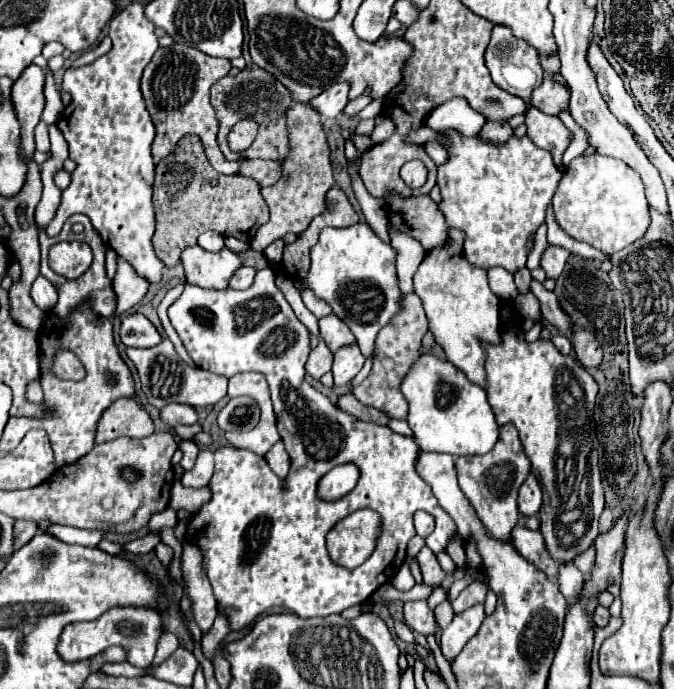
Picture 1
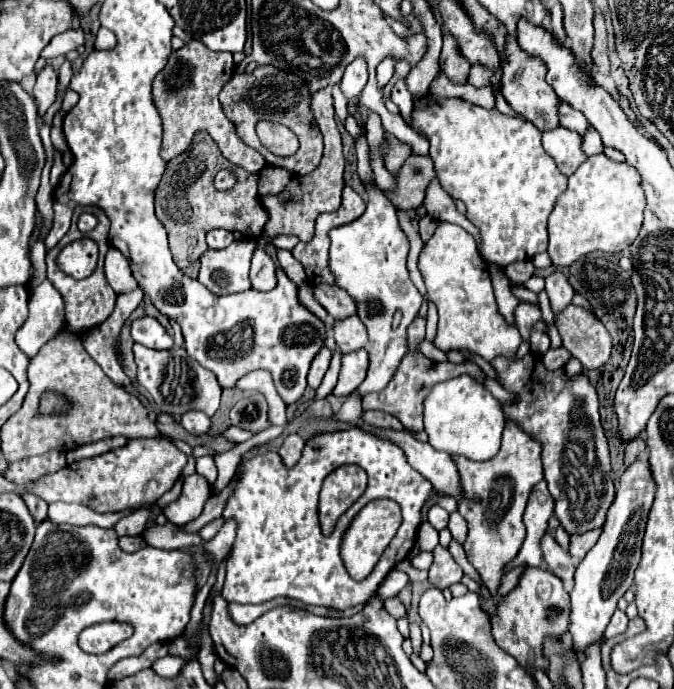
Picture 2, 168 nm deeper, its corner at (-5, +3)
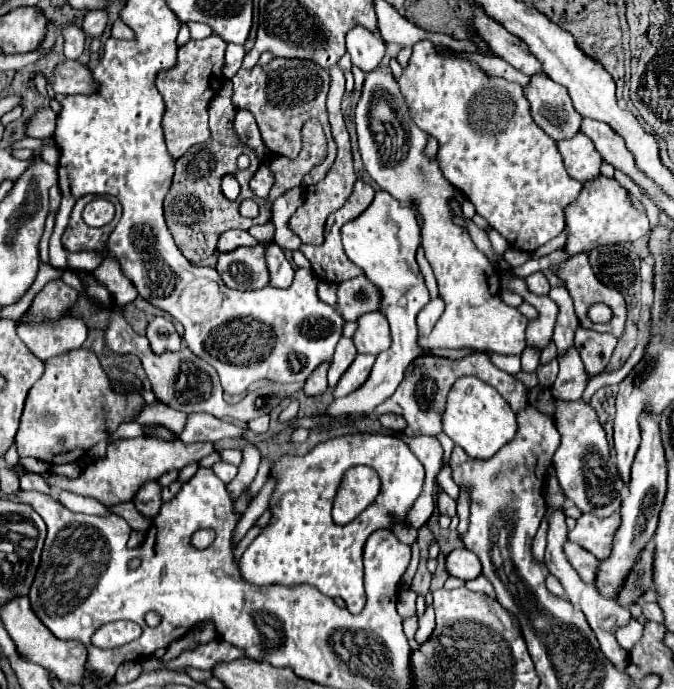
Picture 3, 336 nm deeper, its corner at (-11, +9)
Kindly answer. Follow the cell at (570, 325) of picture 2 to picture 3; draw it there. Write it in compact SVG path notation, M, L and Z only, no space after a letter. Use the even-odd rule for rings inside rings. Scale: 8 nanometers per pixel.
M579 327L575 333L575 347L579 349L581 361L585 365L585 373L589 377L595 377L605 371L615 345L617 345L617 339L611 337L609 333L601 335L583 327Z

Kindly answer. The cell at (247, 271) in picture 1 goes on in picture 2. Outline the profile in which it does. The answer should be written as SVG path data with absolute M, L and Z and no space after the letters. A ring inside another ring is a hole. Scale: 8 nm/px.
M257 249L257 253L253 255L251 261L251 287L257 291L269 291L275 287L277 277L275 277L275 263L271 261L271 257L265 253L265 249Z

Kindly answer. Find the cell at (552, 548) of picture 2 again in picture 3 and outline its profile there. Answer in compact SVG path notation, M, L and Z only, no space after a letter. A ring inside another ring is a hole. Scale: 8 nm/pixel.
M567 543L565 553L567 553L567 559L571 561L571 565L575 567L575 571L579 573L579 577L585 583L595 583L601 561L593 553L587 553L583 547L579 547L575 543Z

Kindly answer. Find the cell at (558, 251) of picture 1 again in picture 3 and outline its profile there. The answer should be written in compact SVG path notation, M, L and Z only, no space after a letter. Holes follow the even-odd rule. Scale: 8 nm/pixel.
M555 287L549 291L549 297L557 303L559 307L559 317L553 333L553 343L557 345L557 353L565 355L573 347L573 335L575 329L579 327L579 321L575 317L575 311L571 309L571 297L567 297L567 289Z

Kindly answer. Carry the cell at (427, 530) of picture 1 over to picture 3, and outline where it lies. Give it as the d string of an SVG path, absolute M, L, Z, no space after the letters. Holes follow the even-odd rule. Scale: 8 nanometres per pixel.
M439 491L437 495L437 507L443 515L449 515L449 517L455 517L455 499L451 499L445 491Z

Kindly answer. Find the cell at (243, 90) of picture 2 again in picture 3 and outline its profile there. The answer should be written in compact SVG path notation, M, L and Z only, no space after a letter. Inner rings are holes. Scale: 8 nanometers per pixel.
M273 59L265 67L255 65L253 69L239 69L237 75L231 79L231 83L233 83L233 105L253 113L265 147L275 155L285 155L295 159L299 155L303 123L313 117L319 119L329 141L329 153L321 165L317 165L311 173L305 175L307 185L319 183L331 169L337 155L337 147L331 137L327 107L325 107L329 83L331 83L329 71L317 65L315 61L307 61L307 59Z

